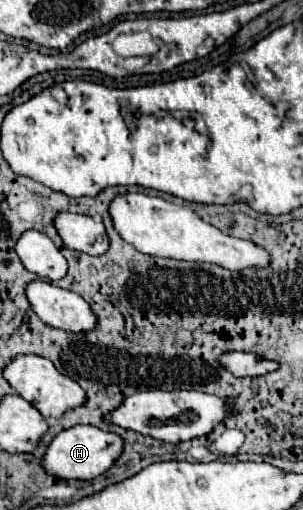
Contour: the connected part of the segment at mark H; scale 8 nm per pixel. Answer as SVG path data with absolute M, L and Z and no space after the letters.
M72 426L68 430L62 430L46 450L42 458L42 466L46 472L66 478L66 480L92 480L100 474L104 474L122 454L124 440L120 434L104 432L96 426Z

